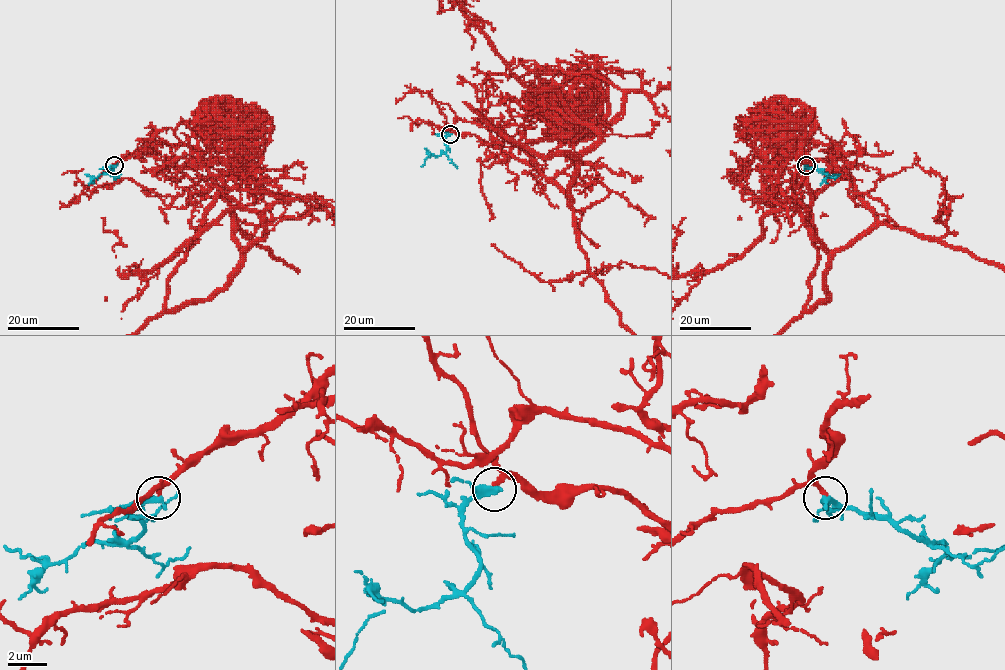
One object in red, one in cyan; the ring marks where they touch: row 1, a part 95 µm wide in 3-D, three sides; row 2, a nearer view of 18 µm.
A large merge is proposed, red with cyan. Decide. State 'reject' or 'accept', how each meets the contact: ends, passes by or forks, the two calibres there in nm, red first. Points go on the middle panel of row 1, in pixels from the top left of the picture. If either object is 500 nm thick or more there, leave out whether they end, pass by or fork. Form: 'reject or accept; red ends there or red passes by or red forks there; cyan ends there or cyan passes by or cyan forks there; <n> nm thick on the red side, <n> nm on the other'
accept; red ends there; cyan passes by; 240 nm thick on the red side, 320 nm on the other

